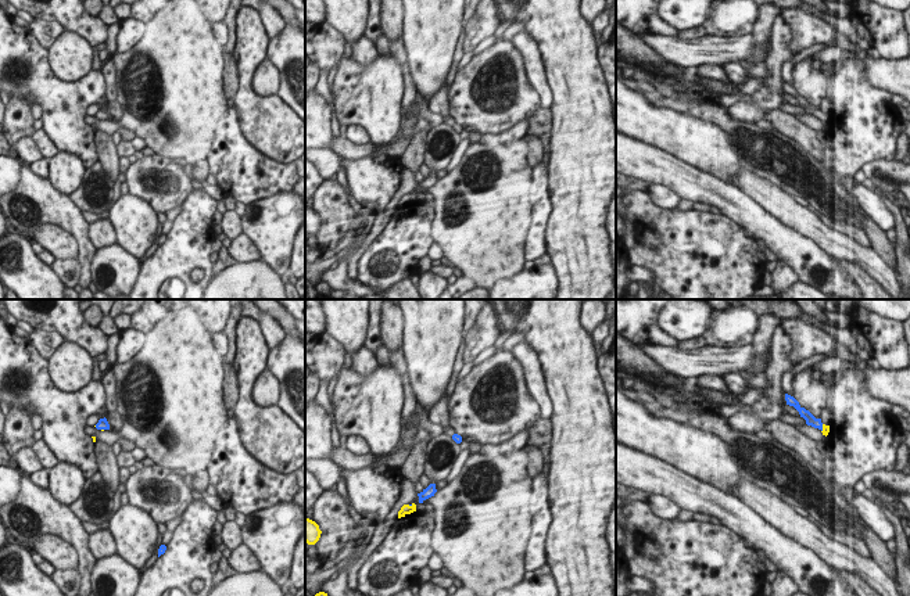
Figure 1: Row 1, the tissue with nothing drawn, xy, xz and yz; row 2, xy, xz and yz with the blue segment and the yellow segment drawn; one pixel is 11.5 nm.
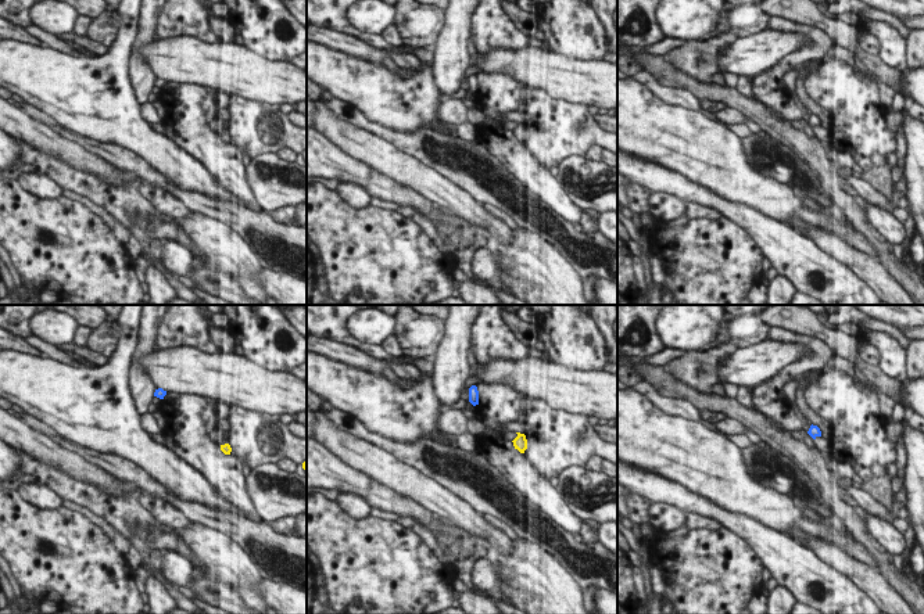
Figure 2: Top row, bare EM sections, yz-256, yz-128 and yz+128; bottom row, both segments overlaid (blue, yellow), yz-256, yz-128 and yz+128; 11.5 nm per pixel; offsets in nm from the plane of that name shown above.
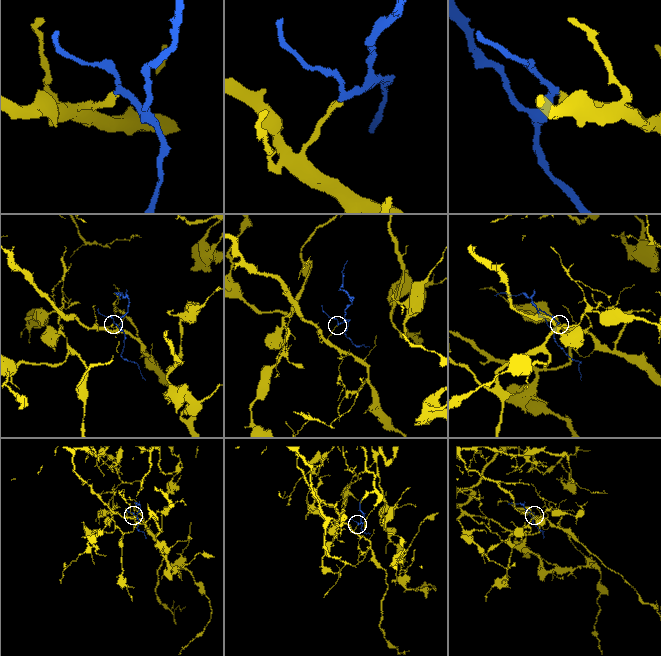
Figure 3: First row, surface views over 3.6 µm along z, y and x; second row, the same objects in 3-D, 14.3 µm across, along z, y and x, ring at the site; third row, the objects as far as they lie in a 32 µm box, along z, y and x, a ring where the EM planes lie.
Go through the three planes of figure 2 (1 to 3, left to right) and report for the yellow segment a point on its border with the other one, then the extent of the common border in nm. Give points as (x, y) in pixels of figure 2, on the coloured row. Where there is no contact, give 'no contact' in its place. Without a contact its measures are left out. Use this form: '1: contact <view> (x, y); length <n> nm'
1: no contact
2: no contact
3: no contact

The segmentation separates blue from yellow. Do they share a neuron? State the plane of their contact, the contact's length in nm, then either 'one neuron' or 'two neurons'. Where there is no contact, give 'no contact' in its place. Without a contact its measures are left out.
meets blue in yz; contact 100 nm long; one neuron

